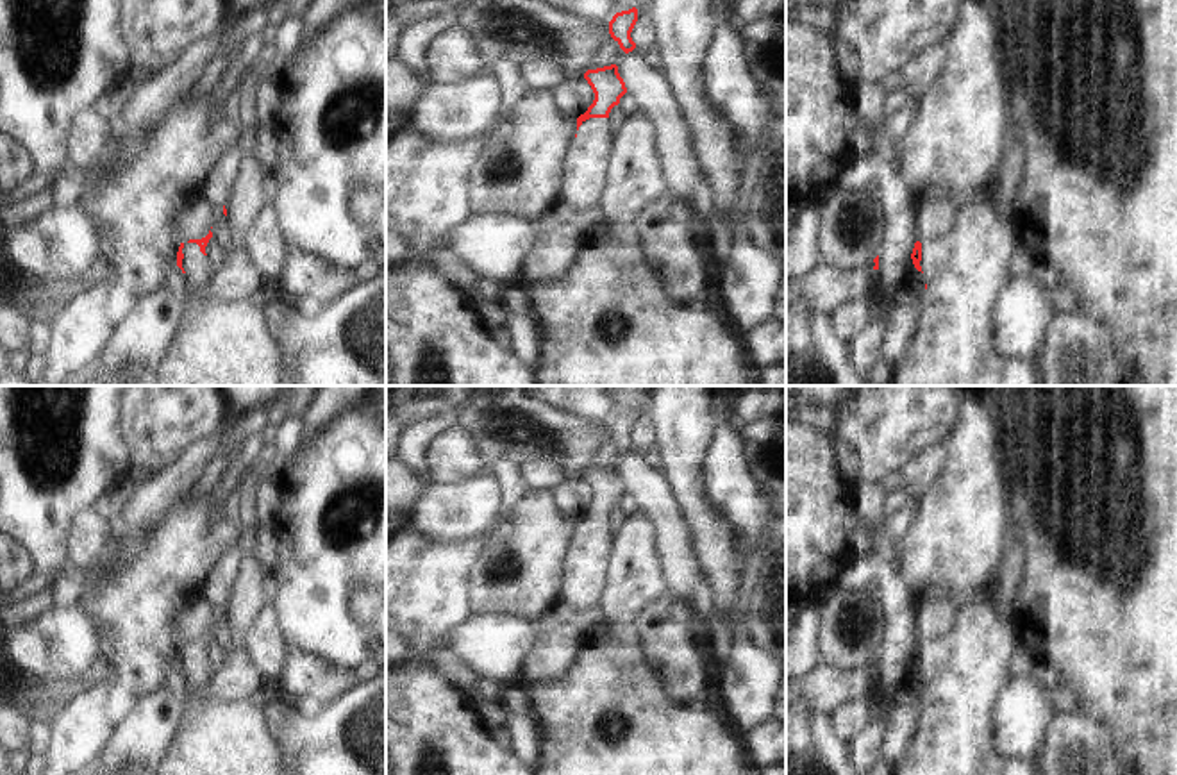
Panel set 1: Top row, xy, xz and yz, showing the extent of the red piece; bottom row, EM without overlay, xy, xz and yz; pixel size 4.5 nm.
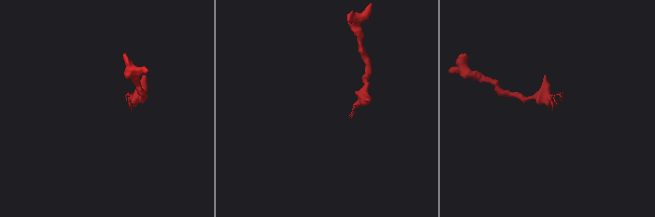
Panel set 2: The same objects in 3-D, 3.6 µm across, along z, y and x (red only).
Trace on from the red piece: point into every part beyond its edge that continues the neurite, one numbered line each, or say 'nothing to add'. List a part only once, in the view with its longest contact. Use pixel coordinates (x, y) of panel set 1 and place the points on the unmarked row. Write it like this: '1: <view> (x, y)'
1: xz (590, 565)

